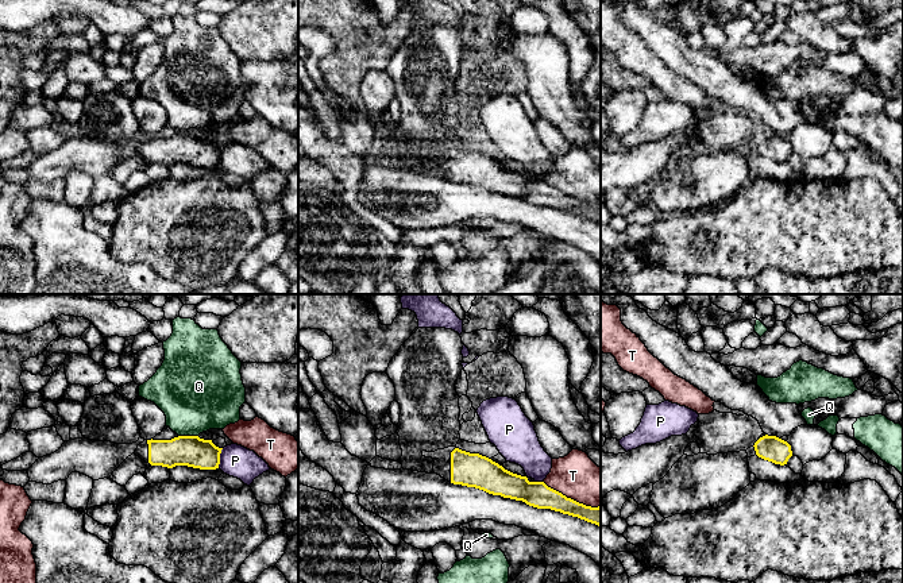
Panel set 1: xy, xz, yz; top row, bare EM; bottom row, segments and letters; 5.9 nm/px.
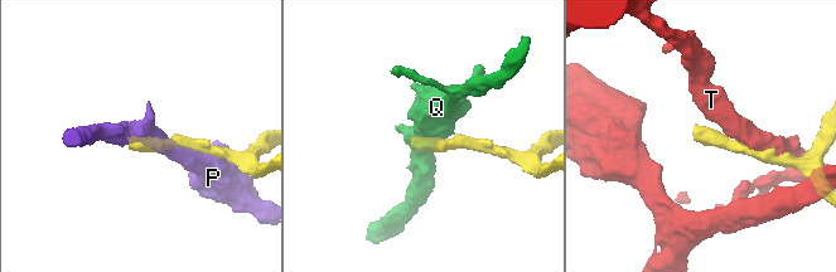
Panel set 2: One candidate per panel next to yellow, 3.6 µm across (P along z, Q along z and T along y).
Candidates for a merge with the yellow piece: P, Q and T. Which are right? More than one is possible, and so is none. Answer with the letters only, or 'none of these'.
none of these

